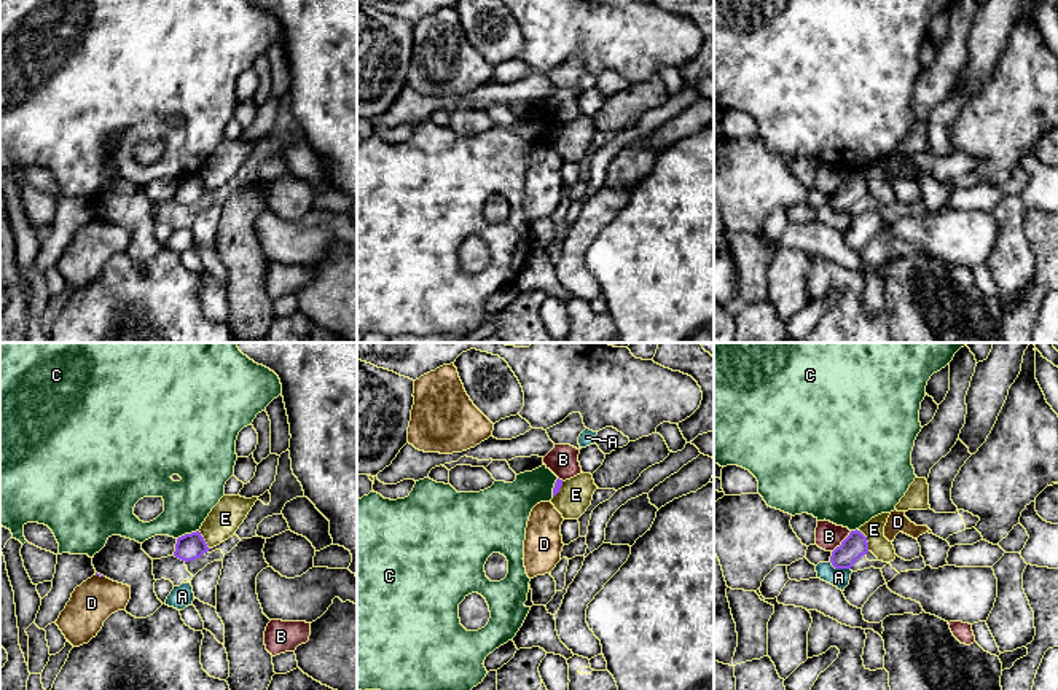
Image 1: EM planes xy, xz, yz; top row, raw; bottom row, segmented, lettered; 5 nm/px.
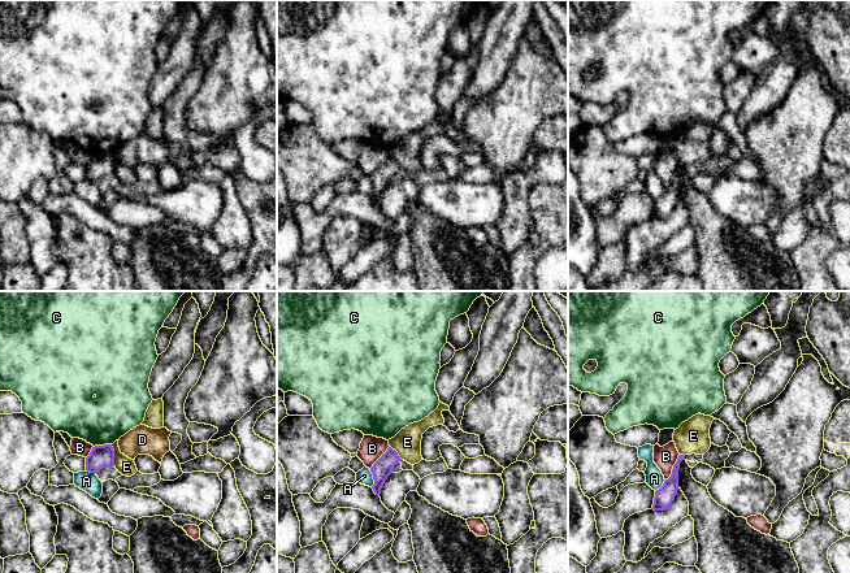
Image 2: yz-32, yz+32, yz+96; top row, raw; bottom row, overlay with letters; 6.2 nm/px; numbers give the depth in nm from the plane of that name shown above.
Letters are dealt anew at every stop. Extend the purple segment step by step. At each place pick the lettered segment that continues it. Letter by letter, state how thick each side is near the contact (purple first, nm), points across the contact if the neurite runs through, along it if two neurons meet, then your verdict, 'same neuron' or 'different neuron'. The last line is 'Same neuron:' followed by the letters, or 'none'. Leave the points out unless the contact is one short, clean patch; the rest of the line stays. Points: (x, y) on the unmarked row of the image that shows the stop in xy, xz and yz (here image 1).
A: 120/100 nm | along yz (830, 204), (835, 211), (850, 212) | different neuron
B: 120/140 nm | different neuron
C: 140/240 nm | different neuron
D: 20/220 nm | different neuron
E: 120/100 nm | along yz (856, 172), (865, 180), (869, 193) | different neuron
Same neuron: none

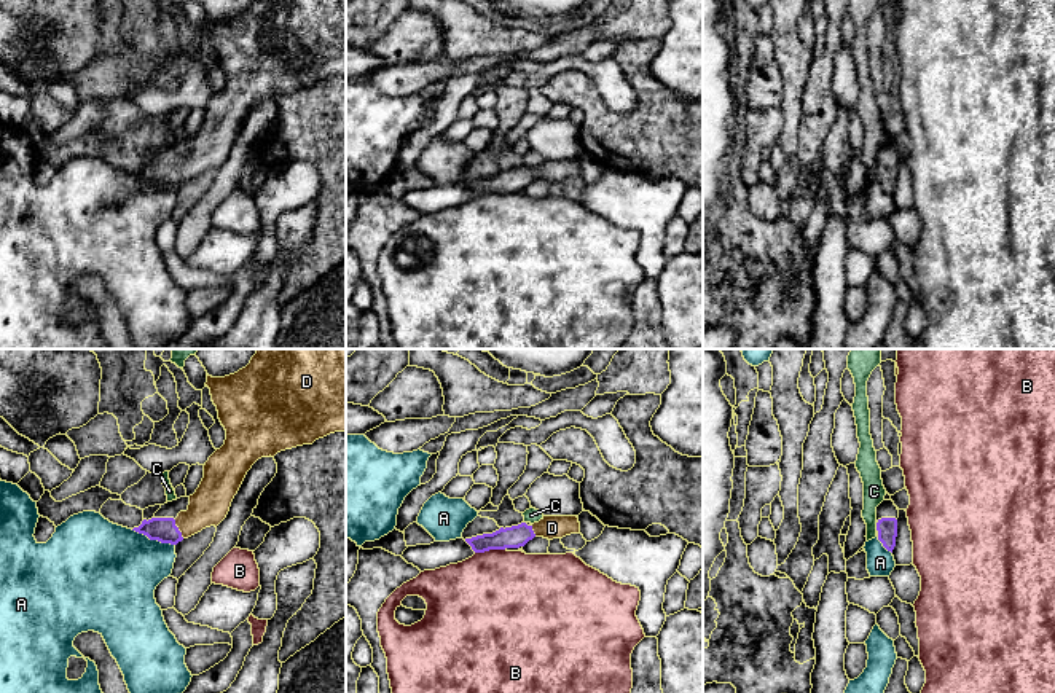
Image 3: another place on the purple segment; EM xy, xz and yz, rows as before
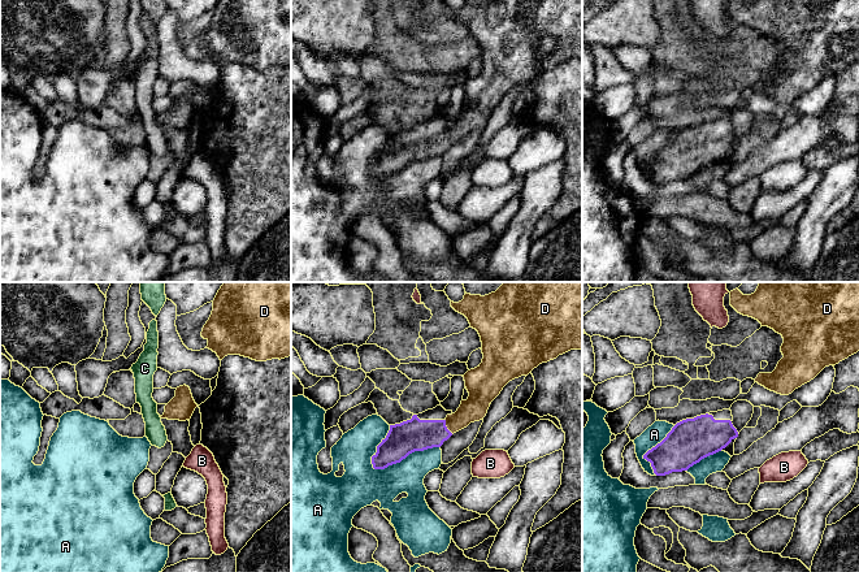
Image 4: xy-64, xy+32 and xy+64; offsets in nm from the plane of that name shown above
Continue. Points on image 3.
A: 130/440 nm | different neuron
B: 110/480 nm | different neuron
C: 100/110 nm | different neuron
D: 130/200 nm | across xy (163, 172), (177, 172), (195, 163), (209, 148) | same neuron
Same neuron: D

